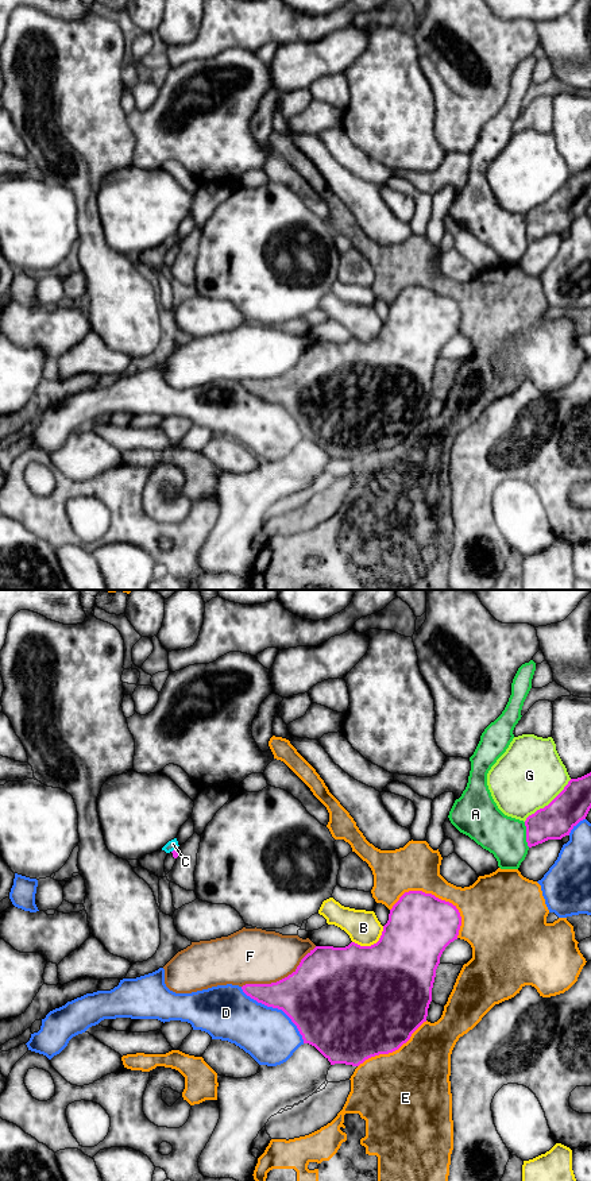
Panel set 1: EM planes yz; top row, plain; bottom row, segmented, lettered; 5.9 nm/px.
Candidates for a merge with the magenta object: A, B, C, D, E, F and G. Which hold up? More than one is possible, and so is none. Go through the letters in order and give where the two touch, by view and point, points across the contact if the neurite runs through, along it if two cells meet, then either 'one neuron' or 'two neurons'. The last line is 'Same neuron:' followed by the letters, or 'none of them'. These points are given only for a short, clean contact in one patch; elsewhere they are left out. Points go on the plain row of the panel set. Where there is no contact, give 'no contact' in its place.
A: yz (526, 230) | two neurons
B: yz (371, 340) | two neurons
C: yz (174, 244) | along yz (177, 243), (172, 247) | two neurons
D: yz (277, 402) | two neurons
E: yz (431, 289) | two neurons
F: yz (279, 375) | two neurons
G: yz (549, 199) | two neurons
Same neuron: none of them

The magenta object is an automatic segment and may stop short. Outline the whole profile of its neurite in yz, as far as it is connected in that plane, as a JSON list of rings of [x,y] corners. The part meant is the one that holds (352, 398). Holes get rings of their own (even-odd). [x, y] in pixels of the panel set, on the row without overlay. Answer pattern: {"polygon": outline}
{"polygon": [[[422,286],[405,287],[393,301],[379,336],[371,341],[316,341],[287,373],[271,379],[246,379],[243,387],[267,402],[282,405],[297,421],[304,439],[314,441],[329,458],[359,462],[406,439],[426,417],[436,364],[445,343],[457,335],[461,312],[456,301]]]}

